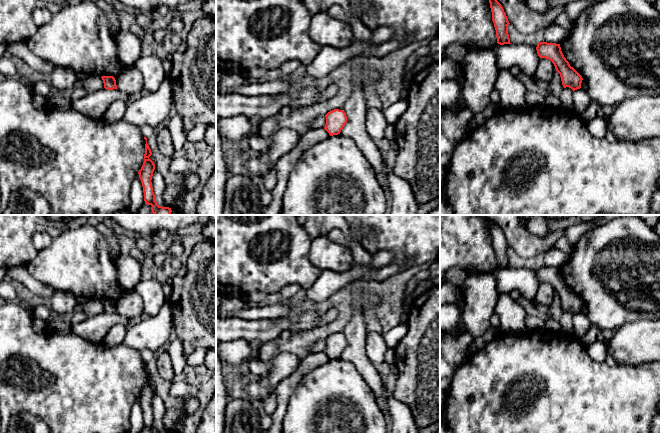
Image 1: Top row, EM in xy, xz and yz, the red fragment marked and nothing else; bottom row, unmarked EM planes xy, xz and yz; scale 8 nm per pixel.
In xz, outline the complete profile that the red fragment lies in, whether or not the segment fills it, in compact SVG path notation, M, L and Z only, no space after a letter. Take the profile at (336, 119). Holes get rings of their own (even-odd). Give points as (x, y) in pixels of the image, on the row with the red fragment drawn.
M334 109L326 115L326 125L324 129L330 136L340 134L341 130L347 123L347 116L344 110Z

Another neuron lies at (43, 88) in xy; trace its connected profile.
M39 81L37 83L32 84L32 90L36 94L48 98L48 96L54 89L50 83L46 81Z

